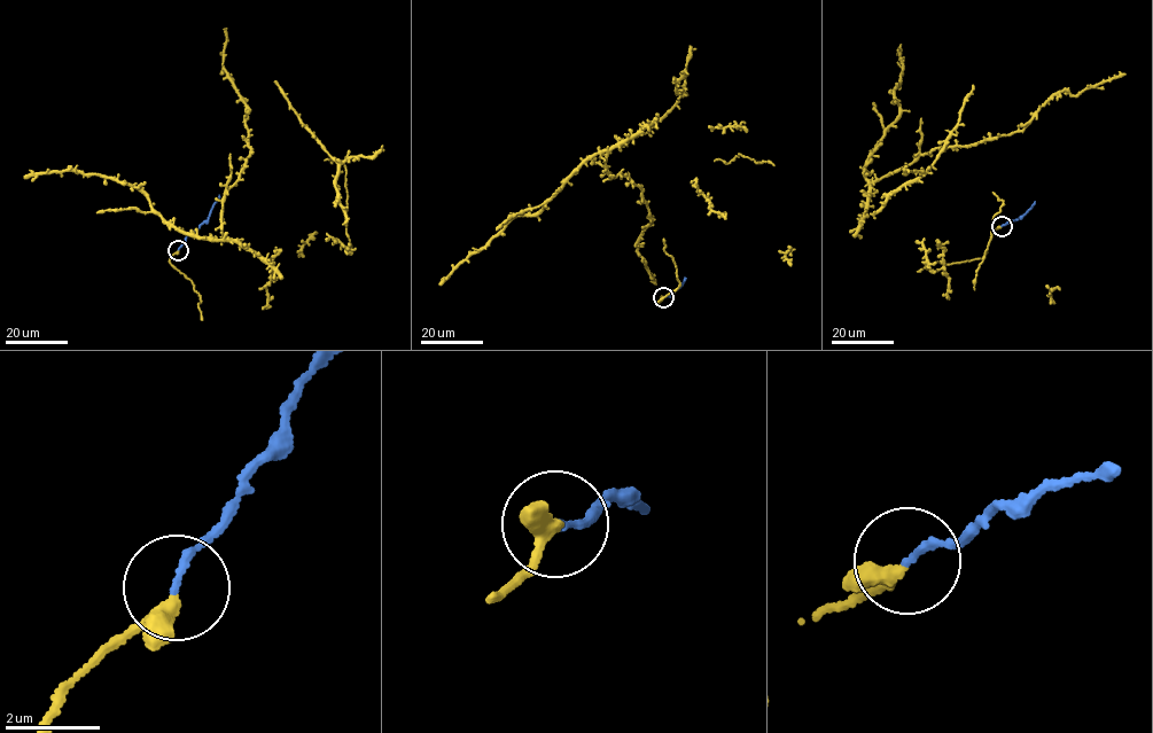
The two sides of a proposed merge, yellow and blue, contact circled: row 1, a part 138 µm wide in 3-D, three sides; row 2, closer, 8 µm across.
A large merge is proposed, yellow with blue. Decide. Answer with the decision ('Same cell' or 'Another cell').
Same cell

